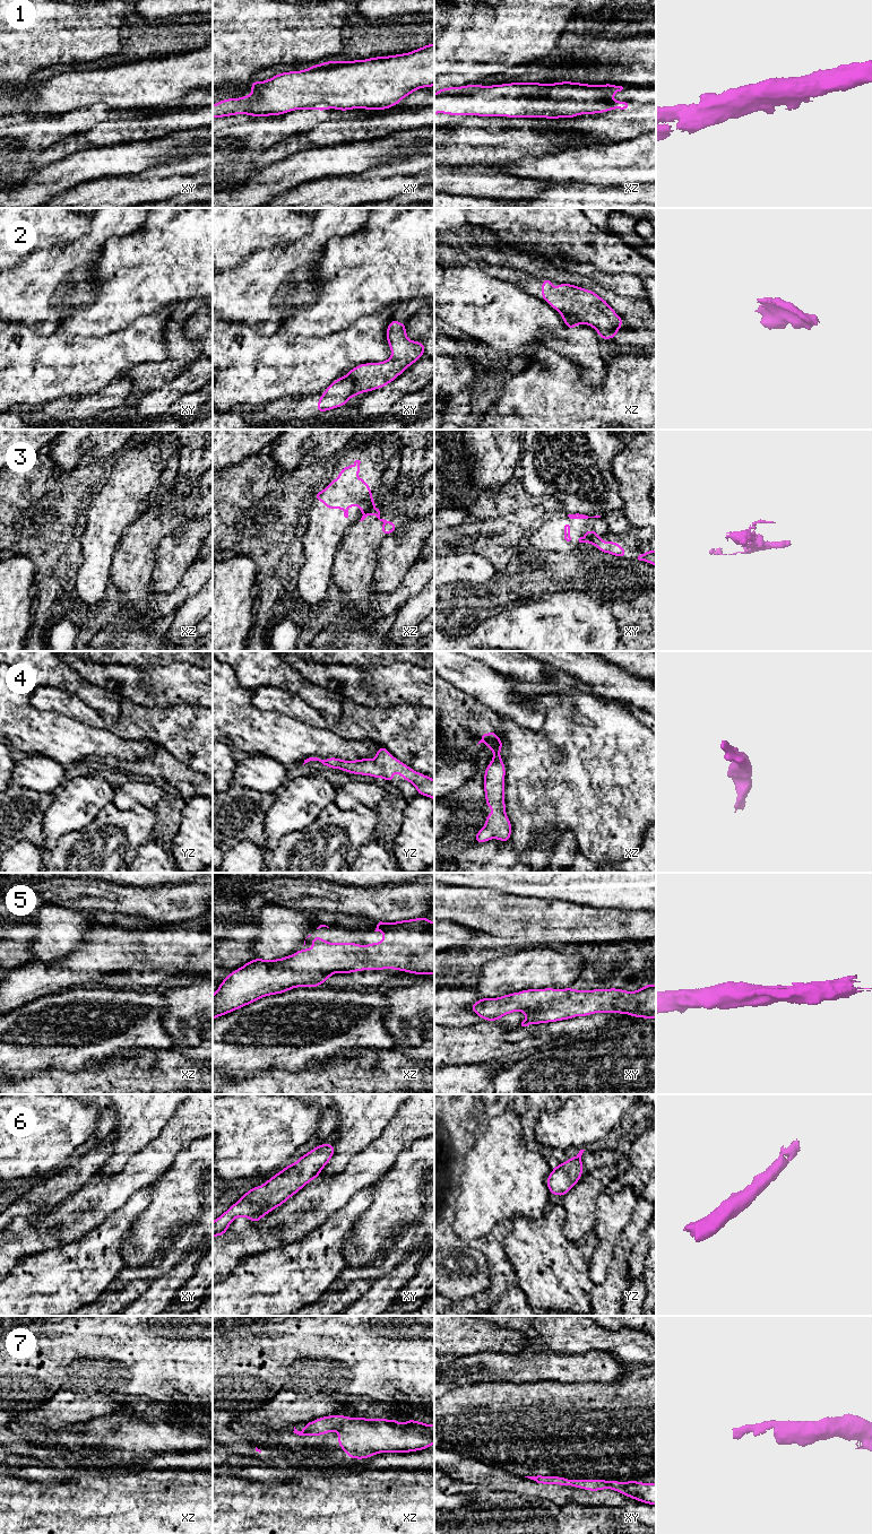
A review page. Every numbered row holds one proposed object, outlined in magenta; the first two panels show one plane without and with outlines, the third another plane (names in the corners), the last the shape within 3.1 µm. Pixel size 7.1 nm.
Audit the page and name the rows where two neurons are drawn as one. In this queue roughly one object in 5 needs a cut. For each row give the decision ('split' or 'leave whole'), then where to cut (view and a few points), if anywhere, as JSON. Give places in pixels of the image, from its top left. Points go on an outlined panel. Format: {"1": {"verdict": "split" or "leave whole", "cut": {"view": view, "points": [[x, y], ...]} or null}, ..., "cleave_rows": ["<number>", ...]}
{"1": {"verdict": "leave whole", "cut": null}, "2": {"verdict": "split", "cut": {"view": "xz", "points": [[560, 311], [572, 314], [581, 322]]}}, "3": {"verdict": "split", "cut": {"view": "xy", "points": [[599, 534], [595, 534], [588, 543]]}}, "4": {"verdict": "leave whole", "cut": null}, "5": {"verdict": "leave whole", "cut": null}, "6": {"verdict": "leave whole", "cut": null}, "7": {"verdict": "leave whole", "cut": null}, "cleave_rows": ["2", "3"]}

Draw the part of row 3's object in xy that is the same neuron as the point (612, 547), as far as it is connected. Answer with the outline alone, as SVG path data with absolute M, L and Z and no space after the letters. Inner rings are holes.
M595 535L589 540L589 544L595 545L599 552L608 553L611 555L625 558L627 557L627 549L622 548L619 543L616 541L602 541L601 535Z

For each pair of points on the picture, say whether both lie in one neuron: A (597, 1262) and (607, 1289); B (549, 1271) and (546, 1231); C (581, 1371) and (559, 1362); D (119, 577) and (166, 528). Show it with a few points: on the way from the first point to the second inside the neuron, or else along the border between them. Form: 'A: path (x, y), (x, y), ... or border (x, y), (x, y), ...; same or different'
A: border (610, 1260), (605, 1280), (594, 1284); different
B: path (546, 1260), (546, 1241); same
C: path (576, 1368), (564, 1366); same
D: path (131, 564), (154, 539); same

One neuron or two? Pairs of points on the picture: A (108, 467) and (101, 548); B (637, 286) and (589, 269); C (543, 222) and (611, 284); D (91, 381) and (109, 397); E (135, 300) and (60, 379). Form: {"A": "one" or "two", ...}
{"A": "one", "B": "one", "C": "two", "D": "two", "E": "two"}

